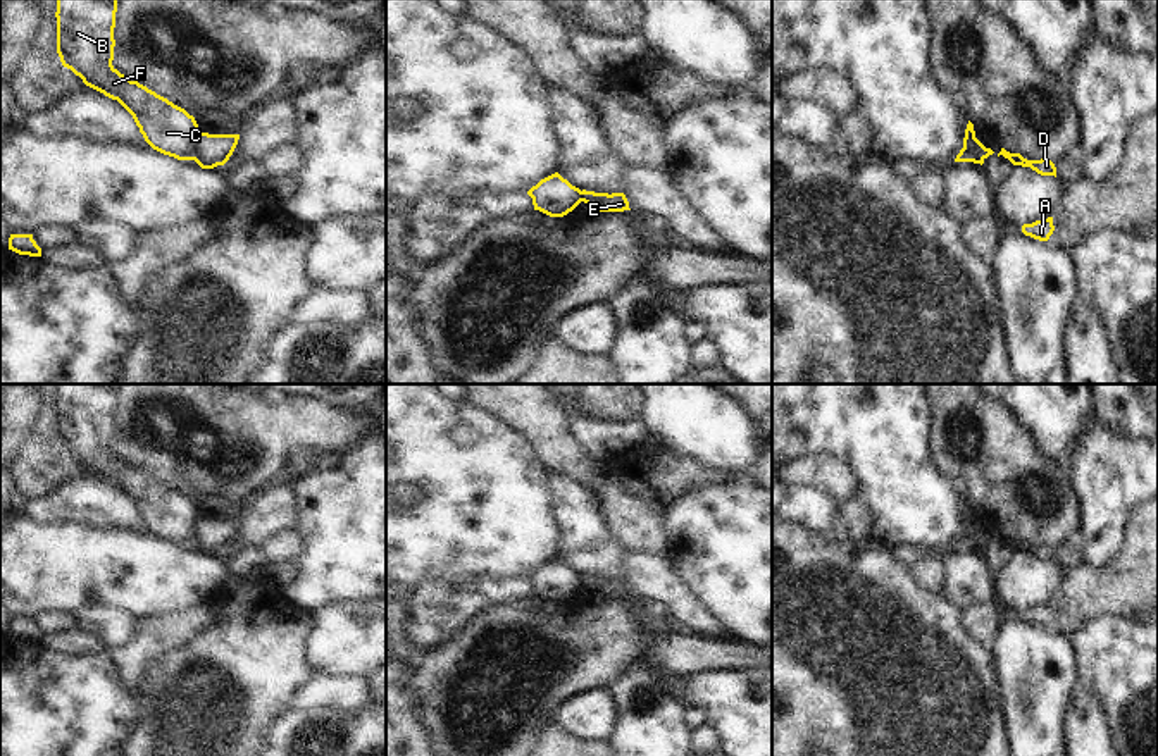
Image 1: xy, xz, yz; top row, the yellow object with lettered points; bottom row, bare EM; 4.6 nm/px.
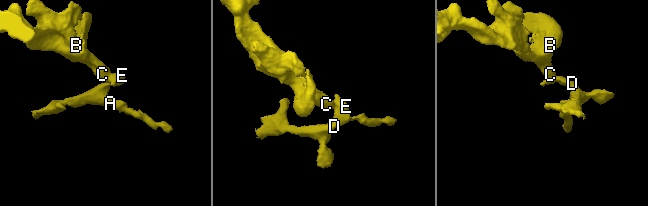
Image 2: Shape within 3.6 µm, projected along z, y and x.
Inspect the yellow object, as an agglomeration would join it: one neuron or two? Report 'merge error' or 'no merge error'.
merge error

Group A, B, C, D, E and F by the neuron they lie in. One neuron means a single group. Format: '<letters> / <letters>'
A D E / B C F

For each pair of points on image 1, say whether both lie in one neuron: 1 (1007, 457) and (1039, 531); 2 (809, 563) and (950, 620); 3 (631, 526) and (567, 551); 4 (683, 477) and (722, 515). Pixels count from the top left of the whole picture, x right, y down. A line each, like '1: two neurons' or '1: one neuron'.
1: one neuron
2: one neuron
3: two neurons
4: two neurons

